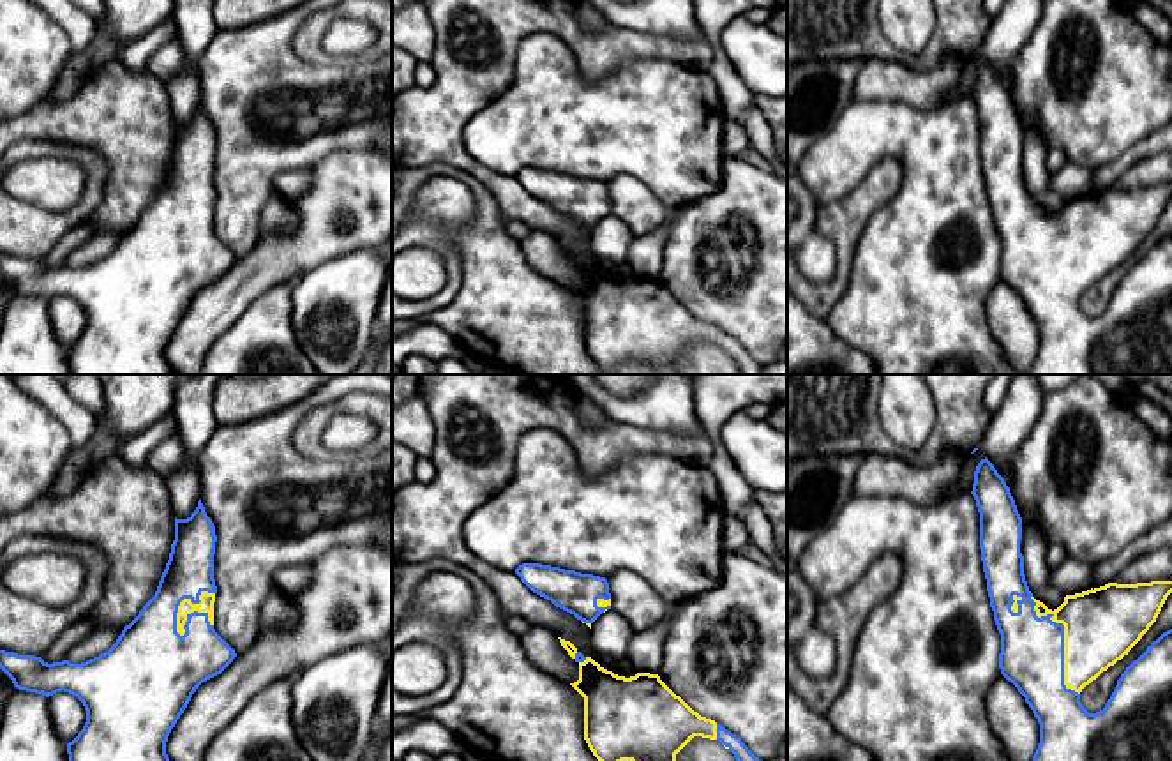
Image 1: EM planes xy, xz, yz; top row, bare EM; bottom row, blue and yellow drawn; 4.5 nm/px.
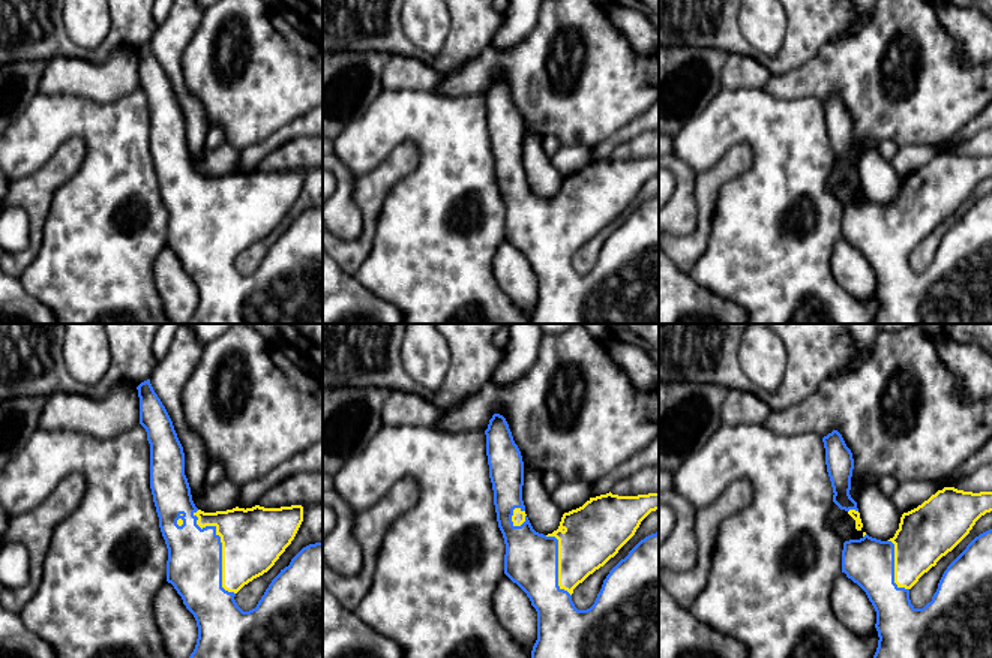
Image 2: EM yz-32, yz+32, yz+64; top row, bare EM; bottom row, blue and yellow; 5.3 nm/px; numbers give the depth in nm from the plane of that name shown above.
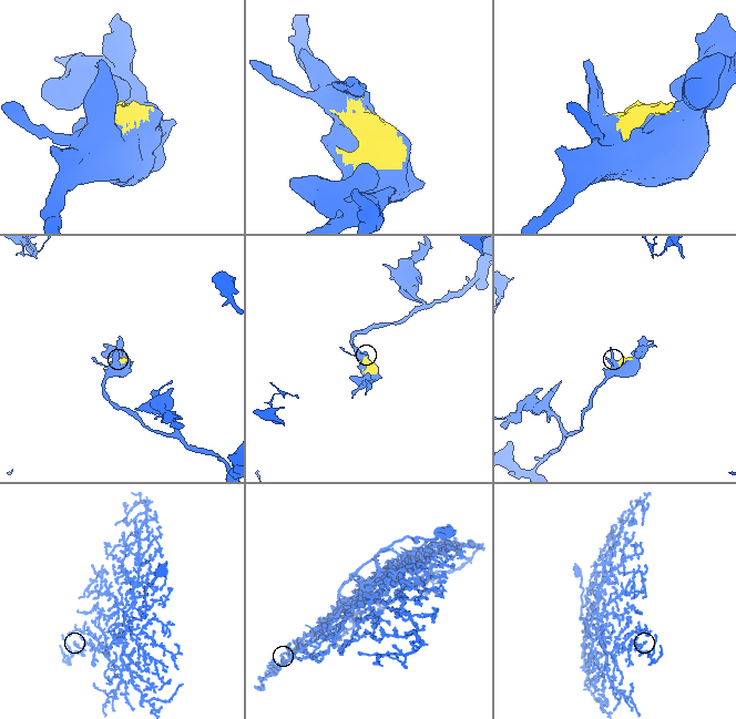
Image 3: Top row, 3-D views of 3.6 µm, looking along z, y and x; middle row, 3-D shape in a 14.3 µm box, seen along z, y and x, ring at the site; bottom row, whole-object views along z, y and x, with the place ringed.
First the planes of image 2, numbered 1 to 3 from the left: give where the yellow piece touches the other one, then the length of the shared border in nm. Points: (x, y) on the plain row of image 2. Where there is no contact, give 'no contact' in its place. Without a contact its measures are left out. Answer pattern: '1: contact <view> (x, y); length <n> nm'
1: contact yz-32 (221, 212); length 500 nm
2: contact yz+32 (557, 227); length 360 nm
3: contact yz+64 (893, 231); length 300 nm

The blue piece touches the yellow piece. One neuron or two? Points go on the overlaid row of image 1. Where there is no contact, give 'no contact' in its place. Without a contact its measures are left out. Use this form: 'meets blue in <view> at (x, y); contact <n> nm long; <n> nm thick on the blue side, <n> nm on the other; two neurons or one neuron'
meets blue in xy at (182, 599); contact 260 nm long; 260 nm thick on the blue side, 70 nm on the other; one neuron

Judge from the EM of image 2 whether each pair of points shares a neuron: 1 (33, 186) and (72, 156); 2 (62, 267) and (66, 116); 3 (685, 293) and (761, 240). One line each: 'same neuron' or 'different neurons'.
1: same neuron
2: same neuron
3: different neurons

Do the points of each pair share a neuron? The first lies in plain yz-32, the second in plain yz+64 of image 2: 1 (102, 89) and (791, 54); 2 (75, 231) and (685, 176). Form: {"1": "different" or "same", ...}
{"1": "different", "2": "different"}

